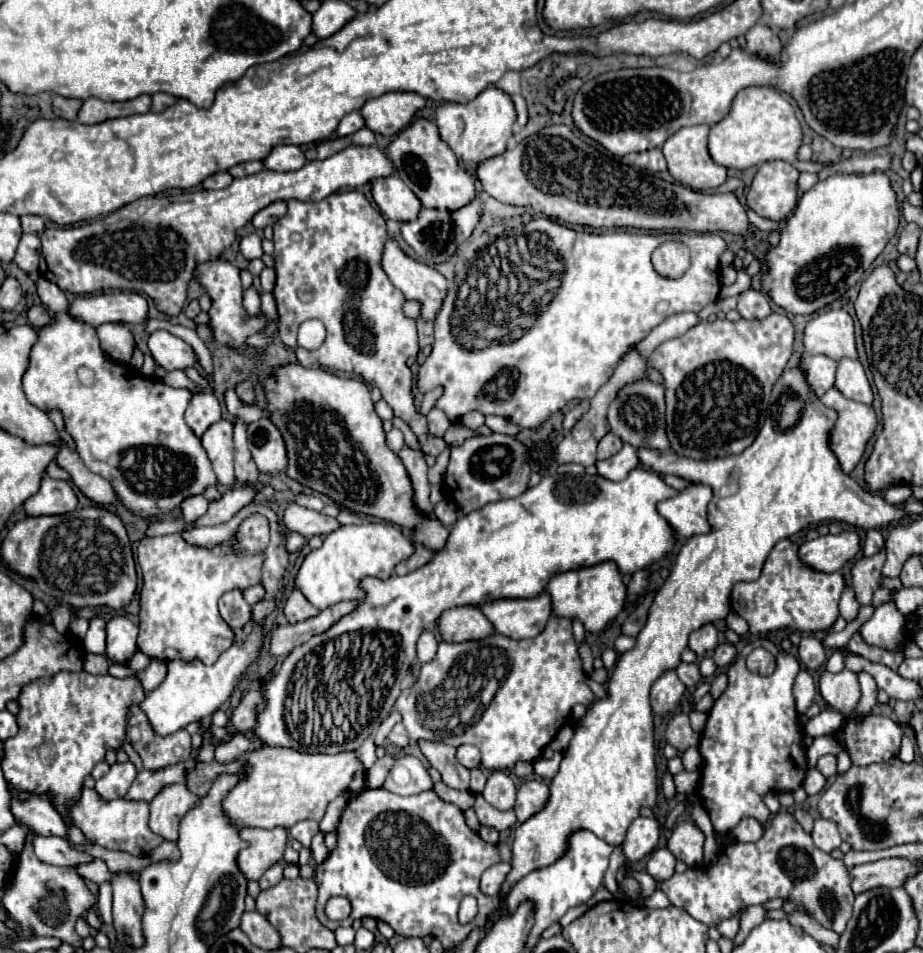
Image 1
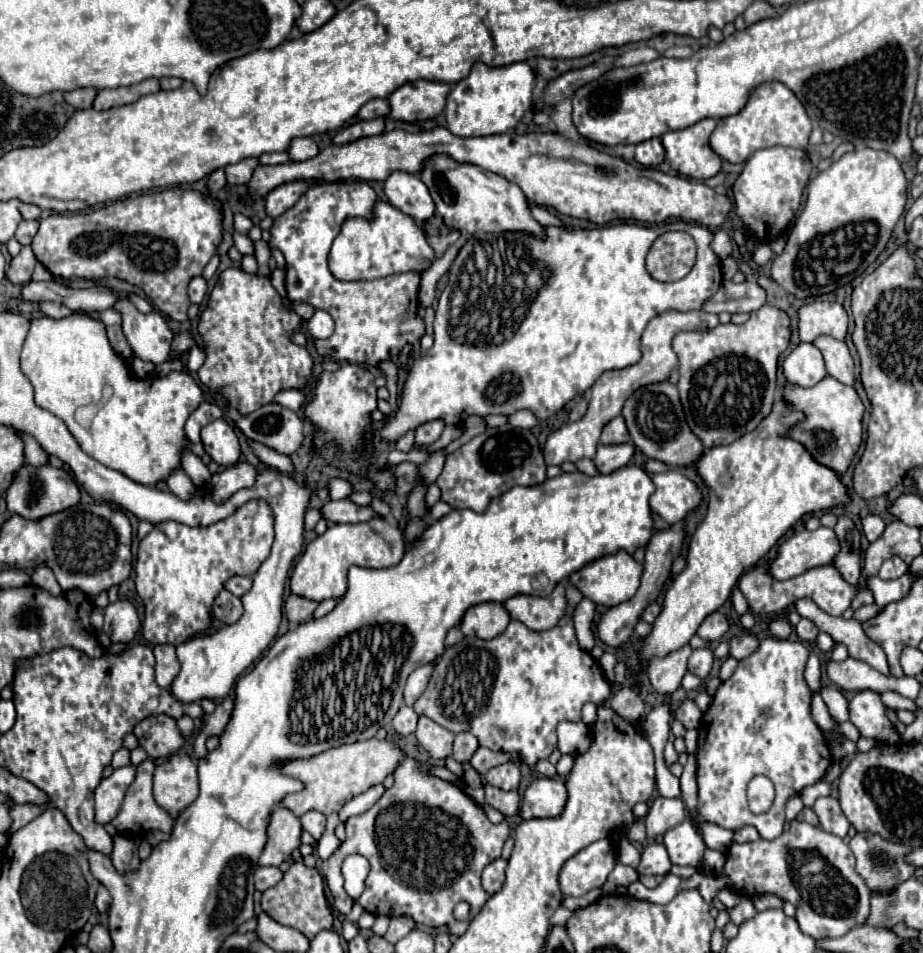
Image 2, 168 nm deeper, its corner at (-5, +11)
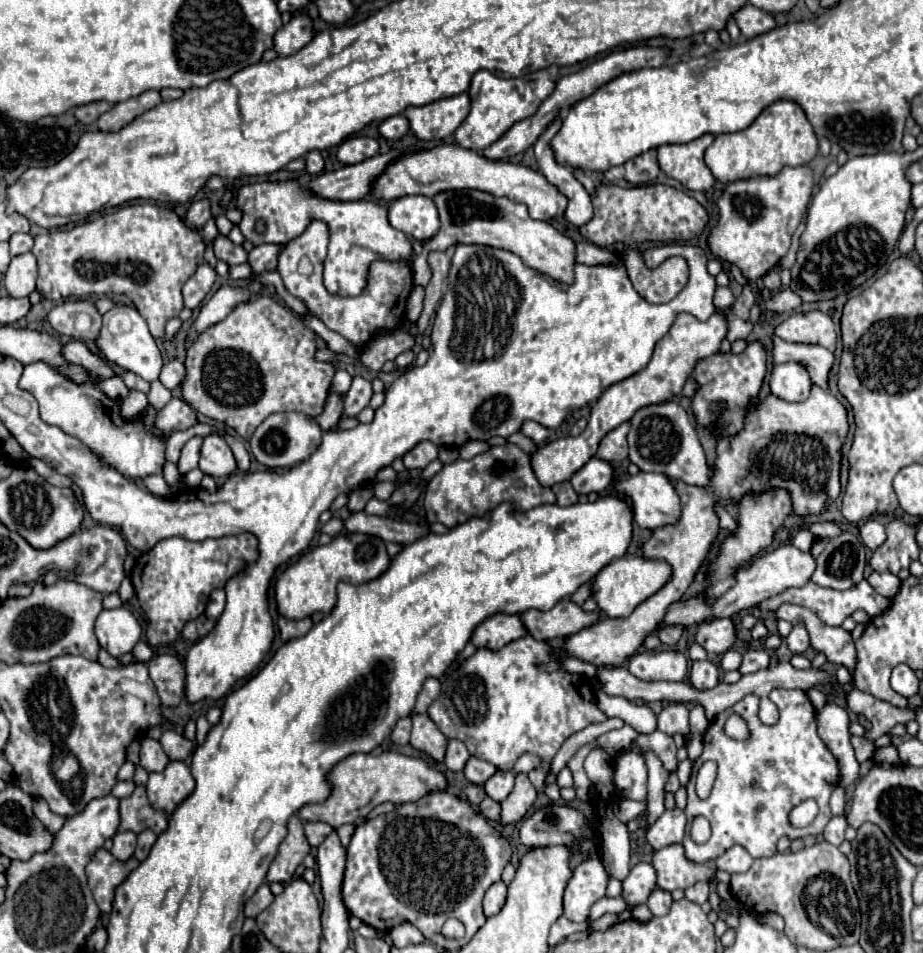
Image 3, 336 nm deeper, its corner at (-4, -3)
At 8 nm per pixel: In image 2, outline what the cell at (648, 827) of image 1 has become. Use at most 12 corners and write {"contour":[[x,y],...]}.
{"contour":[[658,796],[642,816],[648,840],[688,816],[680,798]]}

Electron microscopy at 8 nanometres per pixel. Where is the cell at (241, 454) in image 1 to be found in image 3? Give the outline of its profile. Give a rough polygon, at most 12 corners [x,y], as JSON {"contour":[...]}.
{"contour":[[273,298],[187,350],[181,398],[249,440],[317,416],[335,366]]}

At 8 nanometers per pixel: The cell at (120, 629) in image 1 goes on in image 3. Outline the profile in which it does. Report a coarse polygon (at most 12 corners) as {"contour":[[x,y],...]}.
{"contour":[[127,608],[103,610],[95,636],[113,658],[133,650],[141,625]]}

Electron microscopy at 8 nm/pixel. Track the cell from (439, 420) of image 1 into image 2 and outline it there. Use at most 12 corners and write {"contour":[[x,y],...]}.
{"contour":[[432,420],[416,428],[416,442],[432,444],[444,430],[442,420]]}

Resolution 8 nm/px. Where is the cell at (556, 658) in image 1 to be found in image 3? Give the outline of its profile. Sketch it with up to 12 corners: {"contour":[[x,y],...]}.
{"contour":[[545,642],[477,652],[429,718],[499,770],[605,722]]}

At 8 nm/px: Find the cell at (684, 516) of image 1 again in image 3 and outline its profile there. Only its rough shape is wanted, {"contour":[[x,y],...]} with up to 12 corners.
{"contour":[[665,474],[615,480],[633,520],[647,530],[675,524],[679,496]]}

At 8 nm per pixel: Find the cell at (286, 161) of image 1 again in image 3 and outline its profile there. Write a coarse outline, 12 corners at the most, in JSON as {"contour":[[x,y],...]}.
{"contour":[[319,150],[307,154],[307,172],[323,170],[323,156]]}

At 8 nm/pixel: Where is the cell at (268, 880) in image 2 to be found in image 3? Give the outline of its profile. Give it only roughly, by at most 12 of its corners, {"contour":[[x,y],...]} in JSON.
{"contour":[[263,886],[247,900],[245,916],[255,918],[271,902],[269,886]]}

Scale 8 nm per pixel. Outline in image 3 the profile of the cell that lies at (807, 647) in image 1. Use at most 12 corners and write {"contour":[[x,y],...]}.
{"contour":[[799,624],[785,638],[793,654],[809,648],[809,634]]}

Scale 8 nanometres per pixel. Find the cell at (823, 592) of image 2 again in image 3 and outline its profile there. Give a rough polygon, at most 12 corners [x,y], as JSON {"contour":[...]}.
{"contour":[[867,580],[849,590],[807,582],[757,608],[775,612],[799,604],[823,624],[841,626],[859,608],[871,618],[889,608]]}

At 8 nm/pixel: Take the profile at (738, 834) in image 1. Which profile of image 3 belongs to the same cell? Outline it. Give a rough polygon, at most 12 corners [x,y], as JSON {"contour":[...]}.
{"contour":[[741,846],[729,848],[715,860],[717,870],[743,874],[753,864]]}

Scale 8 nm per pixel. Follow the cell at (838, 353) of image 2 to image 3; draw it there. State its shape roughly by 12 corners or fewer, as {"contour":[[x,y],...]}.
{"contour":[[773,340],[773,364],[799,362],[827,390],[833,352],[813,344]]}

